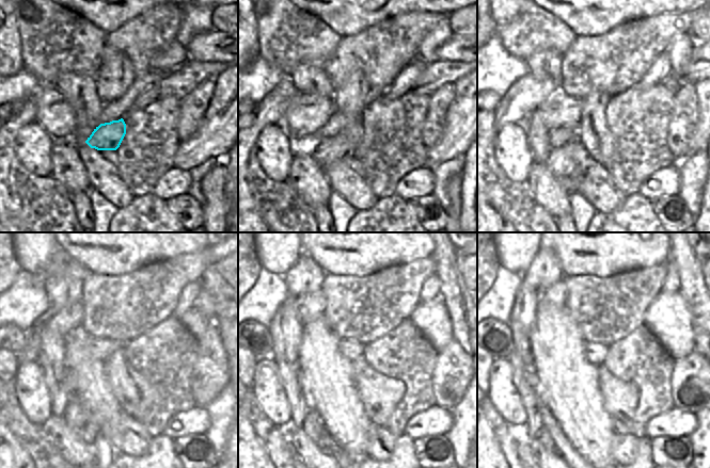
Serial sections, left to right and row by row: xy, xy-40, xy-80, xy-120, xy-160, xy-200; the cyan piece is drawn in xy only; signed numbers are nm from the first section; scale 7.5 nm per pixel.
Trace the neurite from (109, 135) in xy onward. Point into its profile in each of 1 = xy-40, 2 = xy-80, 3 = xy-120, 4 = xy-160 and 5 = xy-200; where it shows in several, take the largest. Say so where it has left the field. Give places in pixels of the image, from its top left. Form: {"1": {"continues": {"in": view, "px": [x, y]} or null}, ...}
{"1": {"continues": {"in": "xy-40", "px": [327, 151]}}, "2": {"continues": {"in": "xy-80", "px": [568, 163]}}, "3": {"continues": {"in": "xy-120", "px": [77, 416]}}, "4": {"continues": {"in": "xy-160", "px": [313, 425]}}, "5": {"continues": {"in": "xy-200", "px": [545, 439]}}}

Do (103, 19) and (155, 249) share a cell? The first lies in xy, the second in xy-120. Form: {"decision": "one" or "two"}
{"decision": "one"}

